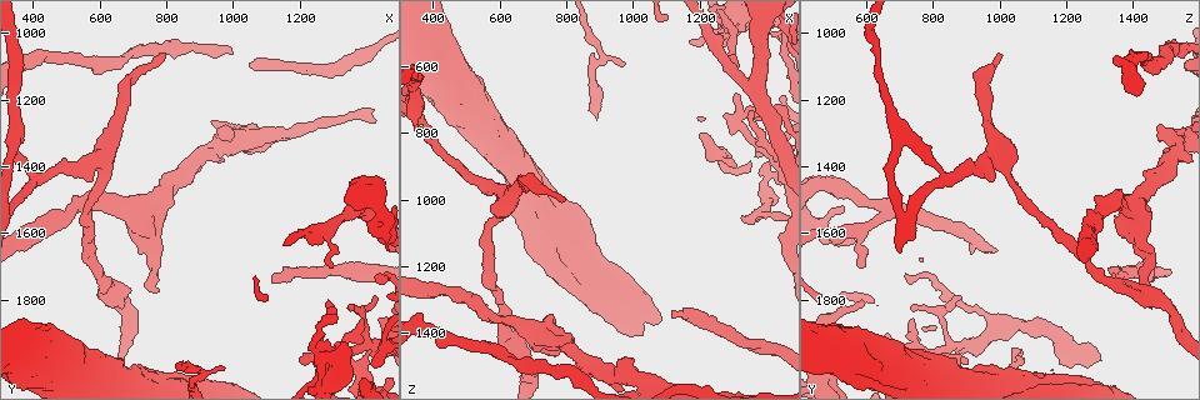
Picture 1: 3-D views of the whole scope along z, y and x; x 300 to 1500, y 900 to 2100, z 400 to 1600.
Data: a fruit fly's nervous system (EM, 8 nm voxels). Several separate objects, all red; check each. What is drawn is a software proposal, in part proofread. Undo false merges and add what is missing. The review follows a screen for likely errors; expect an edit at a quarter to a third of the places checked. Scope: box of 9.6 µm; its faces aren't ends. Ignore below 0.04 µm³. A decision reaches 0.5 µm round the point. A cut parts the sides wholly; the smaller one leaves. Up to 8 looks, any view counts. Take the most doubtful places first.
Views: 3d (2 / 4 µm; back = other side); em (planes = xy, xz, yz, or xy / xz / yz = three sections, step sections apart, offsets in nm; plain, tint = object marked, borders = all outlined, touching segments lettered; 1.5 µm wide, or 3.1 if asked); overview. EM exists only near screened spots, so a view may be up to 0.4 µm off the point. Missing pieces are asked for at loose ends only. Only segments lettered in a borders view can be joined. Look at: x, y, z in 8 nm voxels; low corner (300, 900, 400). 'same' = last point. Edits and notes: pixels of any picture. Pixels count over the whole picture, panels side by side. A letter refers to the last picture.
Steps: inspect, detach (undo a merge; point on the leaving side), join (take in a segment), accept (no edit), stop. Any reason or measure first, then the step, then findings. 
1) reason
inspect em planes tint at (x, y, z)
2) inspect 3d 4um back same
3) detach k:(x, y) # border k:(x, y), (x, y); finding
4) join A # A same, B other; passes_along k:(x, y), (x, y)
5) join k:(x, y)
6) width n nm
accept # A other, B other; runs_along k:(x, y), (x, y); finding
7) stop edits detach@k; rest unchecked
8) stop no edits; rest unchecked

thin end
inspect em planes borders at (1280, 1810, 600)

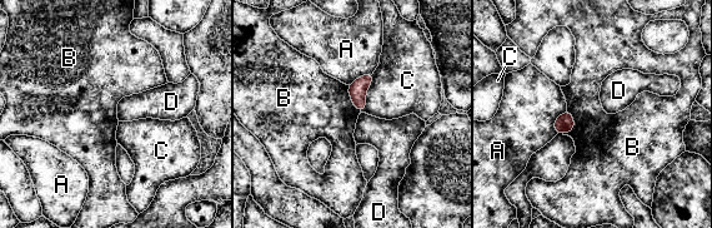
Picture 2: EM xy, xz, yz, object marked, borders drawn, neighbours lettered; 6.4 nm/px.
longest_contact C 280 nm
accept # A other, B other, C other, D other; no lettered segment goes on from it

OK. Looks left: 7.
thick turns thin
inspect em planes tint at (800, 1470, 1430)

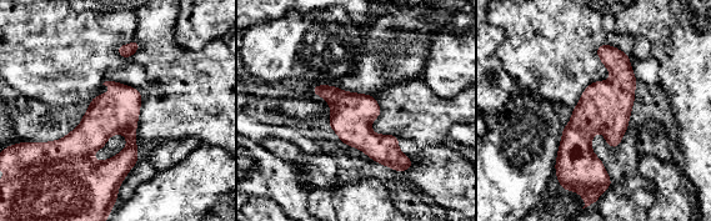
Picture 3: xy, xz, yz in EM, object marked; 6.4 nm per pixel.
see the neighbours
inspect em planes borders same

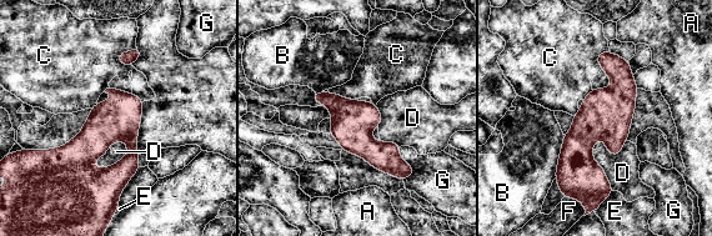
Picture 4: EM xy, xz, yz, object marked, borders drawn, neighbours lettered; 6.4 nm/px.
accept # A other, B other, C other, D other, E other, F other, G other; border 4:(598, 137), (592, 159), (613, 190); one cell here

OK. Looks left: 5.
stops while still wide
inspect 3d 4um back at (990, 1270, 1480)

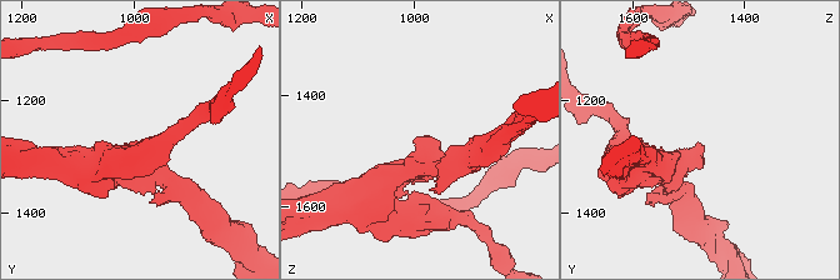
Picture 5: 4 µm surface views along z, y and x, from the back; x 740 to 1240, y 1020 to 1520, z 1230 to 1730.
inspect em planes plain at (990, 1280, 1480)

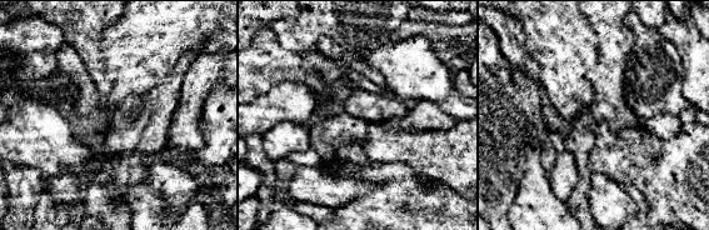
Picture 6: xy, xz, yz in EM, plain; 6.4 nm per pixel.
see the neighbours
inspect em planes borders same

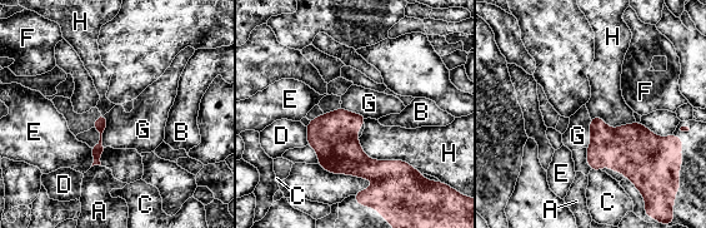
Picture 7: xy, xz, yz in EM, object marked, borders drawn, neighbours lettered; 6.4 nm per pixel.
accept # A other, B other, C other, D other, E other, F other, G other, H other; runs_along 7:(103, 119), (96, 162); no lettered segment goes on from it

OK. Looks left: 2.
stop no edits; rest unchecked

